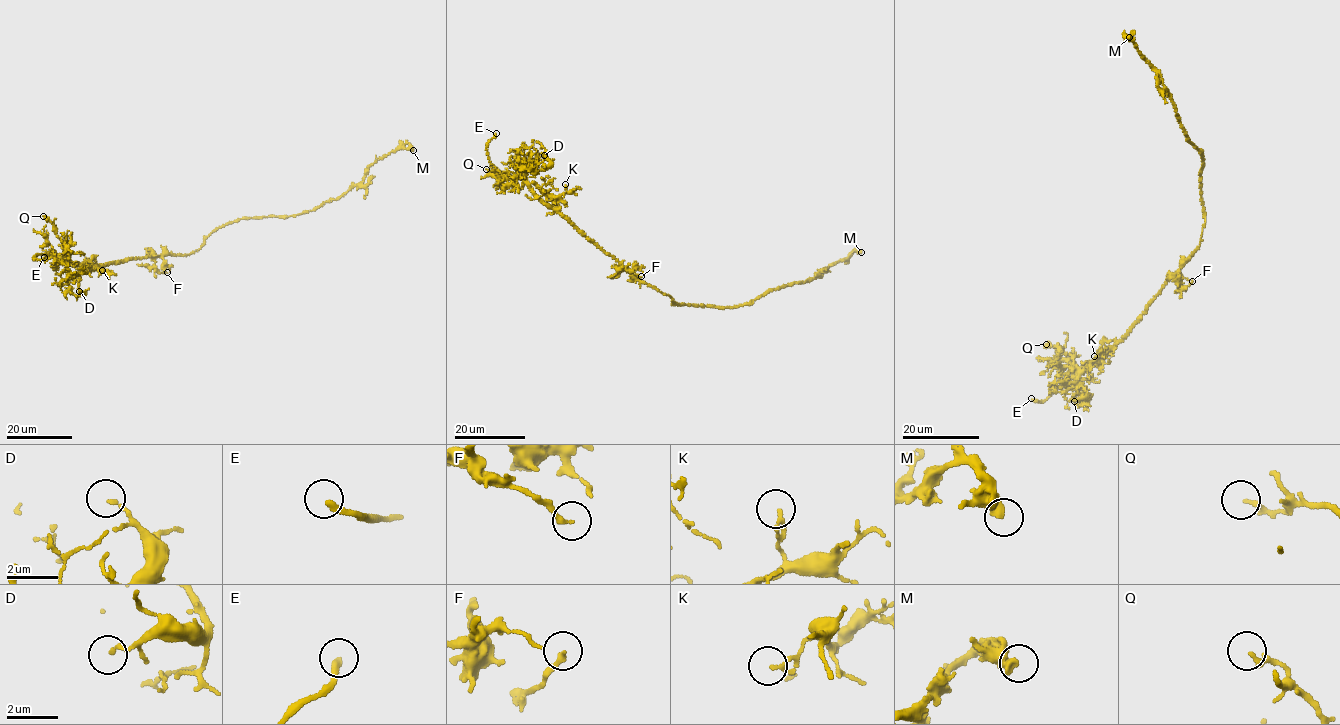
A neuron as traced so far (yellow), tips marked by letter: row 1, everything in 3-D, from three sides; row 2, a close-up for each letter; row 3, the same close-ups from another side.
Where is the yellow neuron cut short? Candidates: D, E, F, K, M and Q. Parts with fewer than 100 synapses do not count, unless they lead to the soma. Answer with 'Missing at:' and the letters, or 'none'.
Missing at: E

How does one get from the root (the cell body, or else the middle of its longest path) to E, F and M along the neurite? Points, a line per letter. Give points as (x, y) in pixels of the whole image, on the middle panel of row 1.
E: (671, 297), (632, 277), (566, 217), (543, 204), (524, 180), (504, 178), (486, 148), (496, 133)
F: (671, 297), (632, 277), (624, 268), (641, 276)
M: (671, 297), (673, 303), (678, 305), (726, 307), (747, 305), (768, 292), (816, 278), (854, 251), (861, 252)

